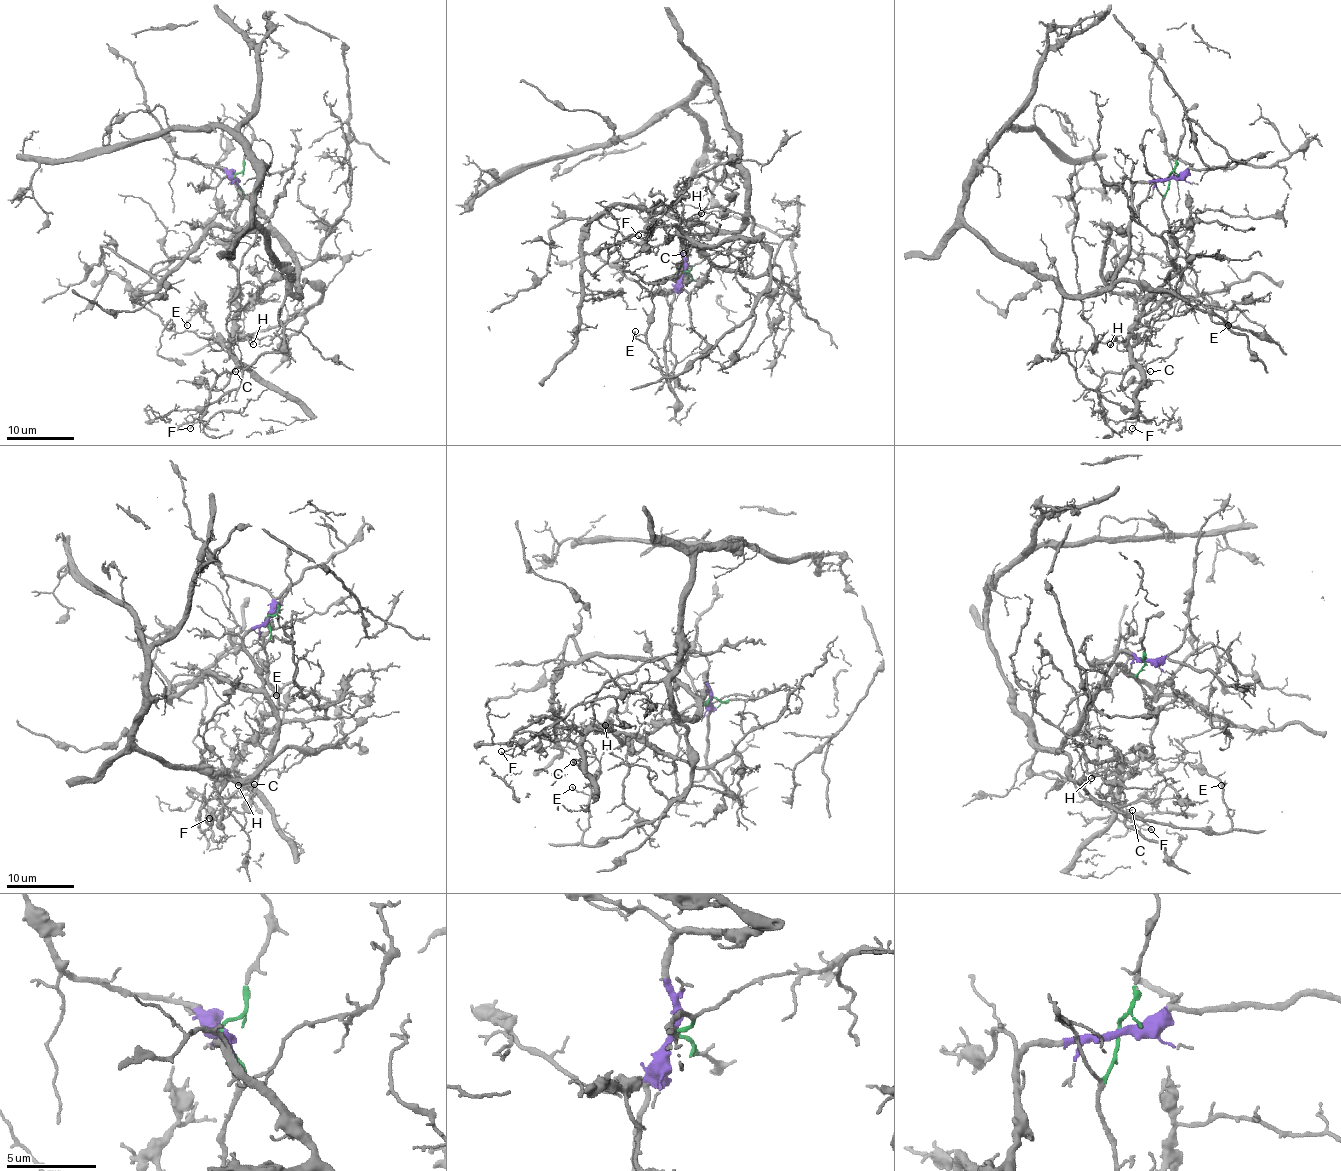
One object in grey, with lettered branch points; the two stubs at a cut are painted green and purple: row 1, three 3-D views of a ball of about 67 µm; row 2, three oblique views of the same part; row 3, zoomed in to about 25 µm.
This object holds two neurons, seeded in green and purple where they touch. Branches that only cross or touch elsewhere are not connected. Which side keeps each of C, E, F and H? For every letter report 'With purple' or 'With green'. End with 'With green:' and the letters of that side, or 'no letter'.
C: With green
E: With purple
F: With purple
H: With green
With green: C, H

